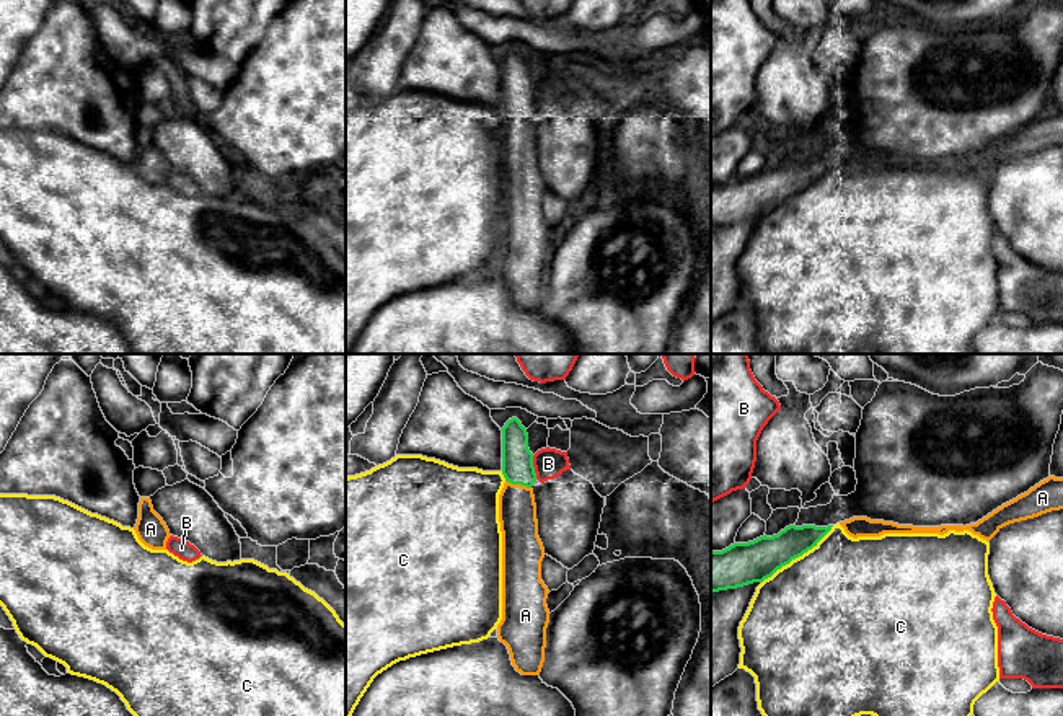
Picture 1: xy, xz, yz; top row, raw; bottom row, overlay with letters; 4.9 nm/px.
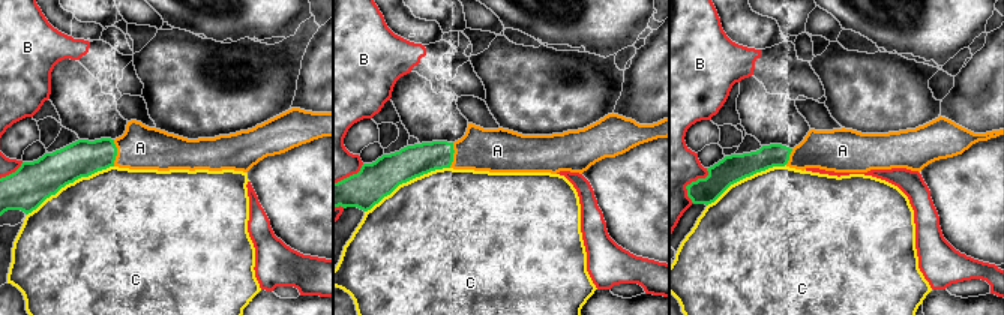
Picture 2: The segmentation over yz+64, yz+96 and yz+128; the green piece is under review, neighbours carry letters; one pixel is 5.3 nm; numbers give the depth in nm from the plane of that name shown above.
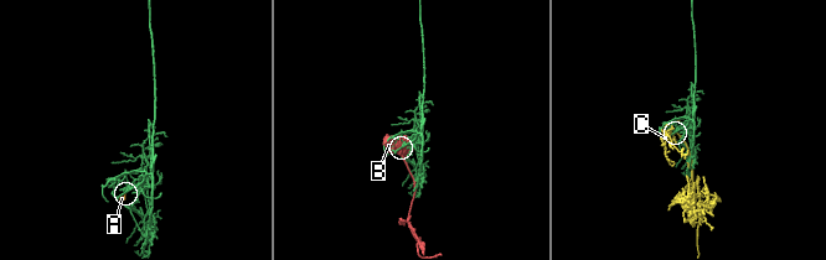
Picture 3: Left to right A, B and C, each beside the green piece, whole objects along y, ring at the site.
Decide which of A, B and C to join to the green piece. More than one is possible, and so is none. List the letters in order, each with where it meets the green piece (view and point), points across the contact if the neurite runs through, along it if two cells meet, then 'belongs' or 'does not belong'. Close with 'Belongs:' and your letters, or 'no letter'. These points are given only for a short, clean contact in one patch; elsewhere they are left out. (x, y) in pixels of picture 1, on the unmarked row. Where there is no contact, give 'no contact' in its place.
A: meets green in xz at (519, 118); belongs
B: meets green in xz at (533, 101); does not belong
C: meets green in yz at (798, 191); does not belong
Belongs: A

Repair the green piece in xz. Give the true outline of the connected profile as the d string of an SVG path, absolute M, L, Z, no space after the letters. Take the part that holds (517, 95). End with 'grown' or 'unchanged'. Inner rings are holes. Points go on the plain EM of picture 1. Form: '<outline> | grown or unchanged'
M517 52L502 65L504 122L499 129L502 166L502 254L497 272L522 310L540 310L545 297L549 245L541 215L545 183L538 171L533 117L536 114L527 64Z | grown

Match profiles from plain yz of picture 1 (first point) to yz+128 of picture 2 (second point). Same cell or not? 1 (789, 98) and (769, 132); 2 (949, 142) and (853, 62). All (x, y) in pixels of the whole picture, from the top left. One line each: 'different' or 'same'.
1: same
2: same

